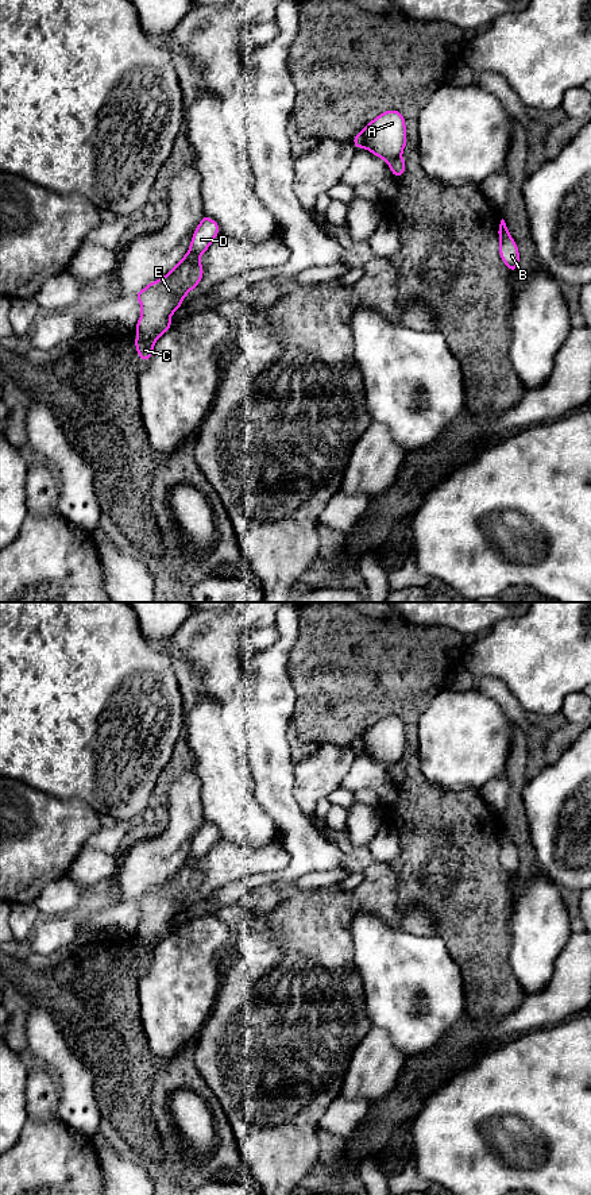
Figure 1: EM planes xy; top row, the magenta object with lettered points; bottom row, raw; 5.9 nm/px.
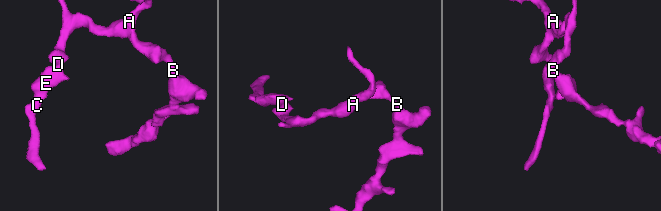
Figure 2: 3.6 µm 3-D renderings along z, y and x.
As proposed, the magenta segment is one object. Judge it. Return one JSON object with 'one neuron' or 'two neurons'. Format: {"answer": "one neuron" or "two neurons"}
{"answer": "two neurons"}

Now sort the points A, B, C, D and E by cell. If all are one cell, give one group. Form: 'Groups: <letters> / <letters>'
Groups: A C D E / B

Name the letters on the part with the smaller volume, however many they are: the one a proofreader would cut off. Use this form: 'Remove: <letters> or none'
Remove: A, C, D, E

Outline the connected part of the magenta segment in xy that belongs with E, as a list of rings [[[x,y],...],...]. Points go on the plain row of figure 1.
[[[202,820],[188,859],[163,883],[148,888],[134,901],[142,910],[142,920],[135,930],[135,953],[142,965],[150,964],[157,944],[173,929],[169,922],[182,911],[182,903],[202,884],[200,860],[217,840],[219,828]]]

